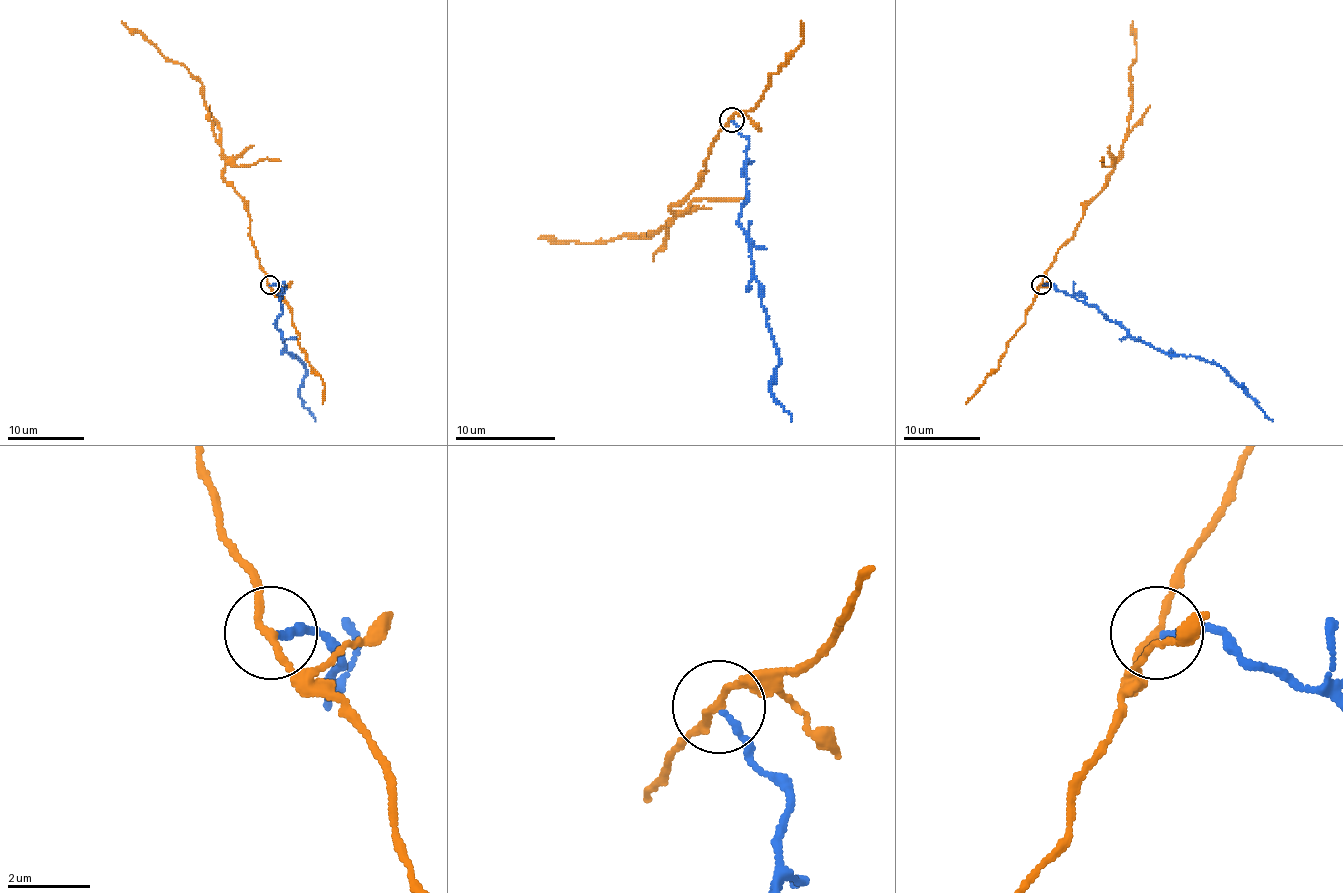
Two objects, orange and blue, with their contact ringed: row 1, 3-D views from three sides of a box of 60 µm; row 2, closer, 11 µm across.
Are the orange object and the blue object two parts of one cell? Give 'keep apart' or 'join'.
keep apart

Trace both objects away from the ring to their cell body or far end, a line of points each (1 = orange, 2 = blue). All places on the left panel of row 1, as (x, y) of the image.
1: (269, 285), (250, 235), (248, 203), (223, 176), (225, 157), (212, 126), (202, 84), (122, 21)
2: (269, 285), (282, 289), (282, 314), (275, 322), (286, 350), (301, 362), (305, 377), (300, 398), (315, 421)

